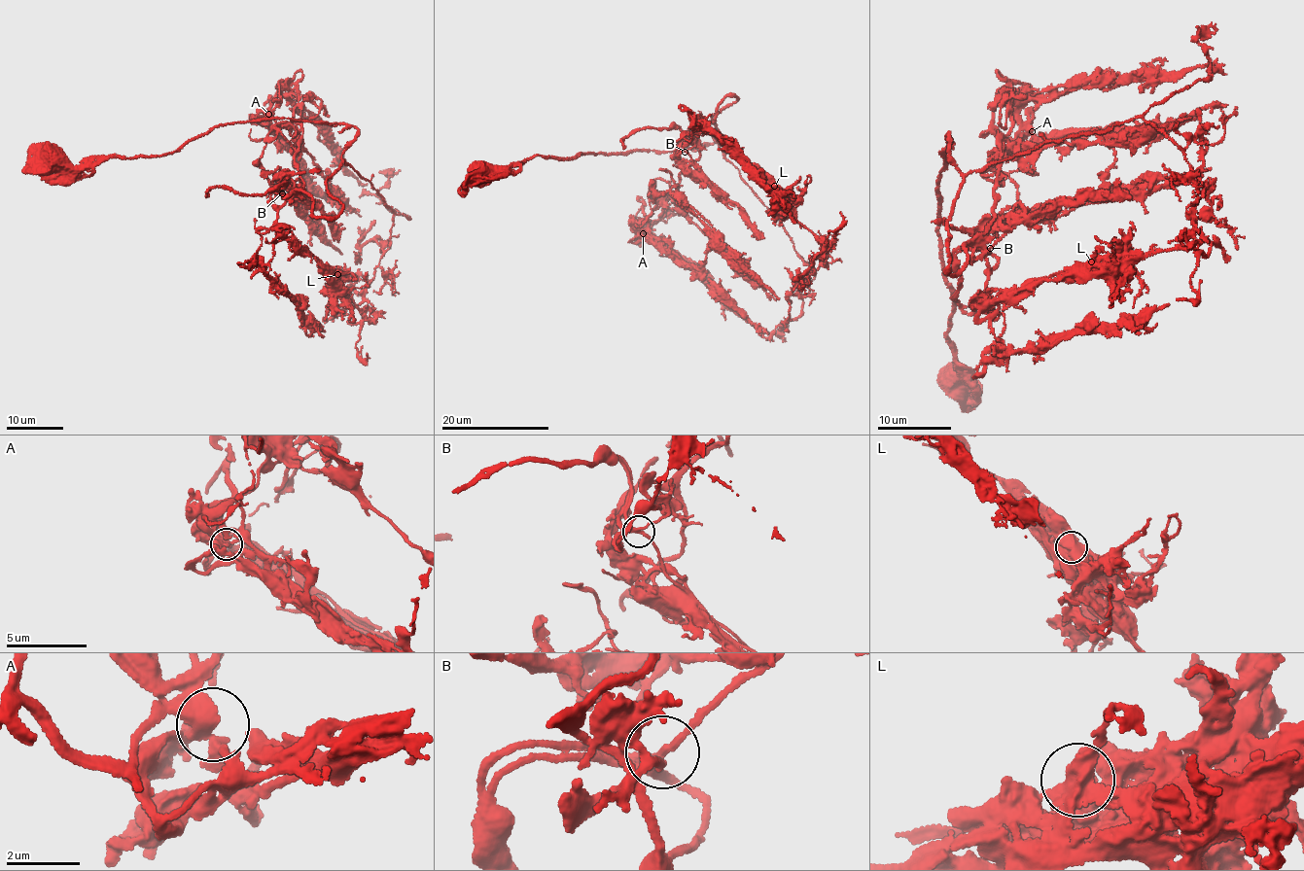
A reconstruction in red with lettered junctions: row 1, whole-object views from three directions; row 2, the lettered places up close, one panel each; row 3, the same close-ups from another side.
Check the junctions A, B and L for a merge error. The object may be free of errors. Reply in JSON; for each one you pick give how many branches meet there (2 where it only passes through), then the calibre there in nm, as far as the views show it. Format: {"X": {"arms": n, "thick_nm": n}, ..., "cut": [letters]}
{"L": {"arms": 4, "thick_nm": 460}, "cut": ["L"]}

